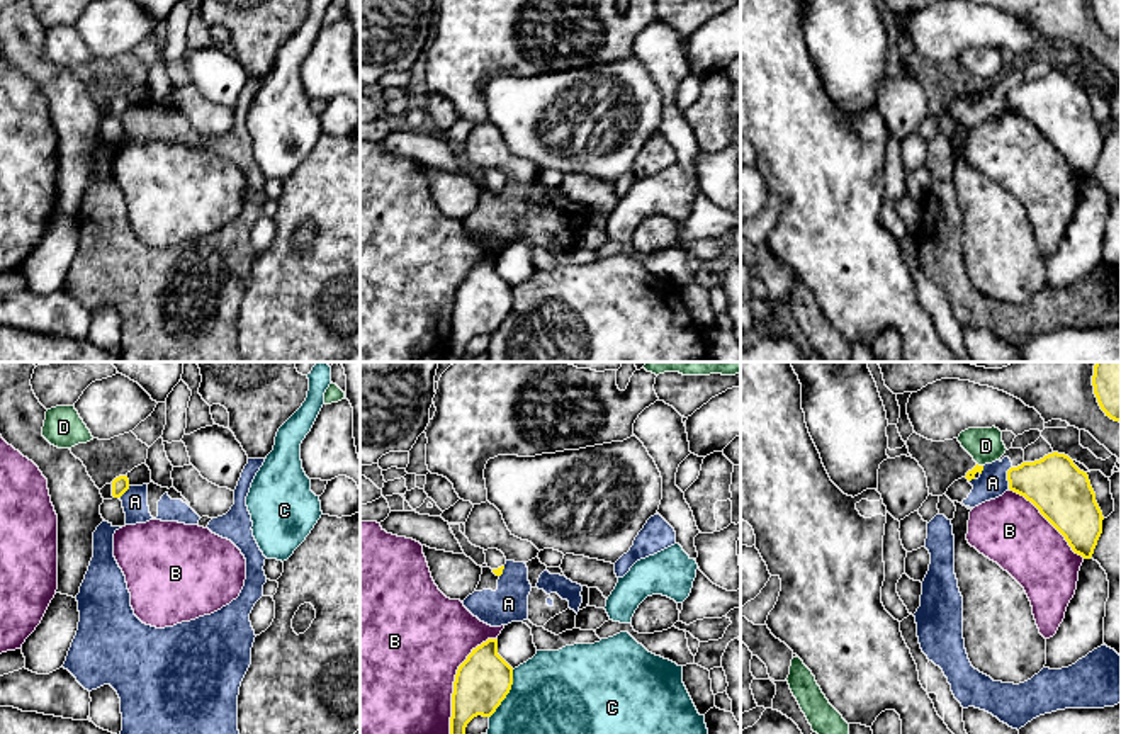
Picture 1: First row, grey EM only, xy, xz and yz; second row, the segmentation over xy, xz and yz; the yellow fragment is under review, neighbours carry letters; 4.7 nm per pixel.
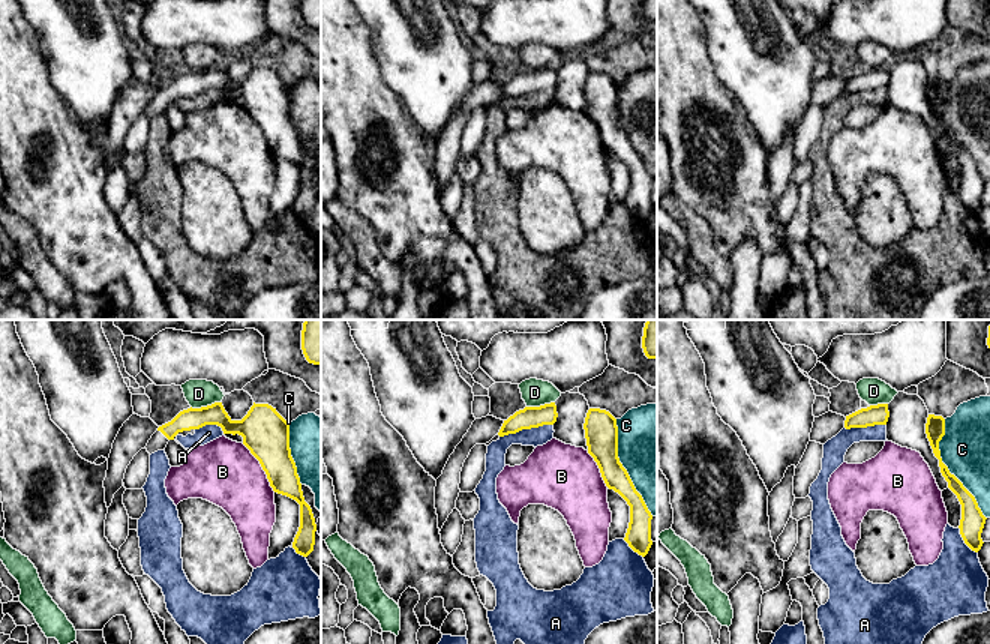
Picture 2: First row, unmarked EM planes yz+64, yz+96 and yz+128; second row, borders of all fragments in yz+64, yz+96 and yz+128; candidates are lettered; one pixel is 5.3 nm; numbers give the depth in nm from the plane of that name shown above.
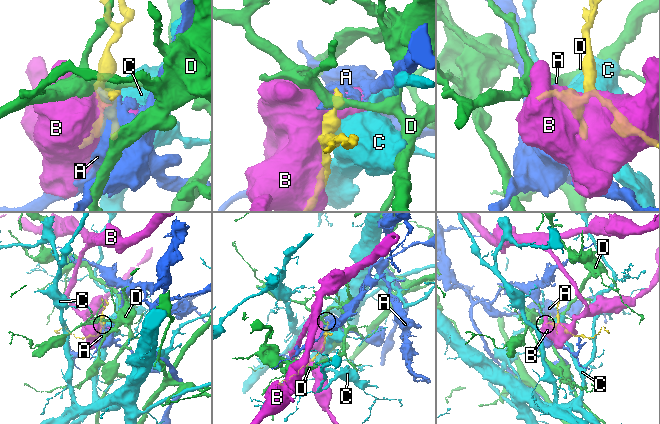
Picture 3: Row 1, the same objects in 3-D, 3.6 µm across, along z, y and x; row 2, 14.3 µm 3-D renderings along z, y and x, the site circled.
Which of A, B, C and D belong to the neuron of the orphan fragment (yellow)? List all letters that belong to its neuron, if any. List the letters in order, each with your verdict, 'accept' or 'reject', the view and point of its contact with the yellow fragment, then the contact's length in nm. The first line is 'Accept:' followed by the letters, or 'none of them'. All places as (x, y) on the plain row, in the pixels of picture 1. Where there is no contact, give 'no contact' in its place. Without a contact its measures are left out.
Accept: none of them
A: reject | yz (1008, 97) | 110 nm
B: reject | xz (454, 301) | 500 nm
C: reject | xz (508, 311) | 260 nm
D: reject | yz (980, 85) | 40 nm

